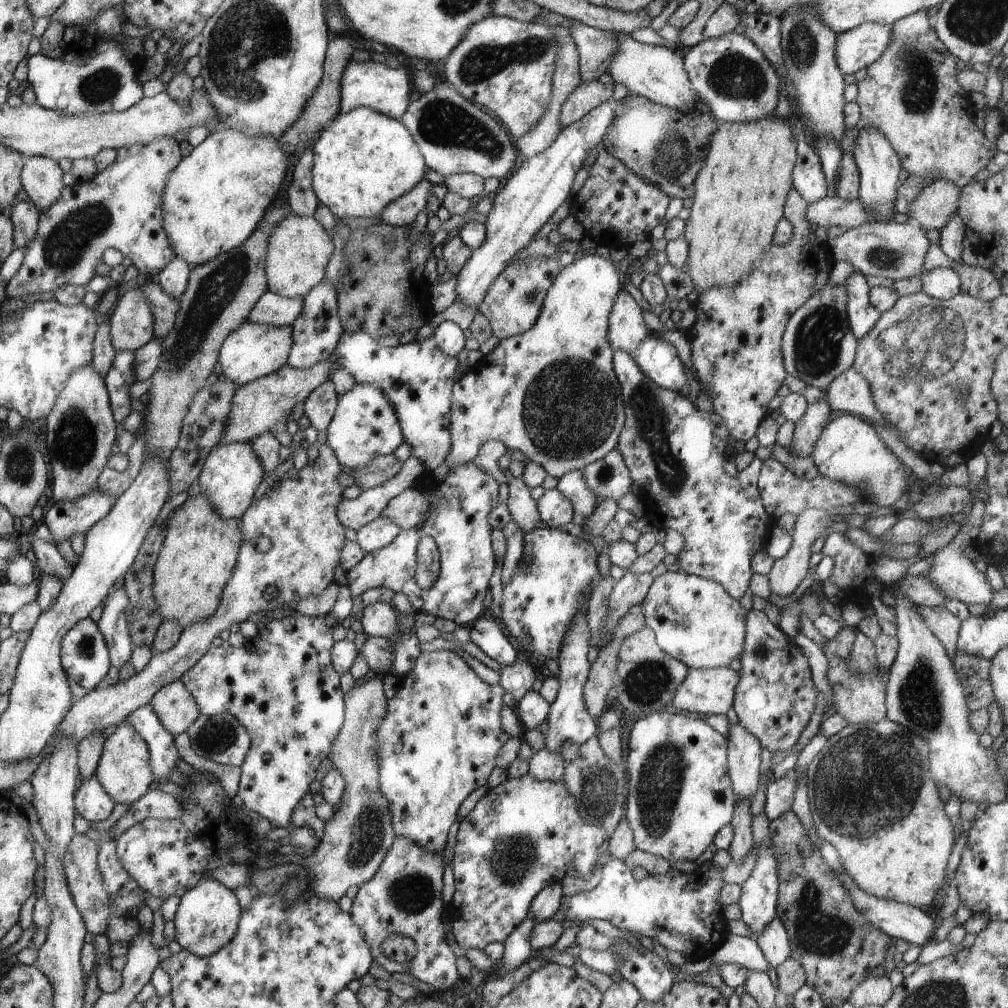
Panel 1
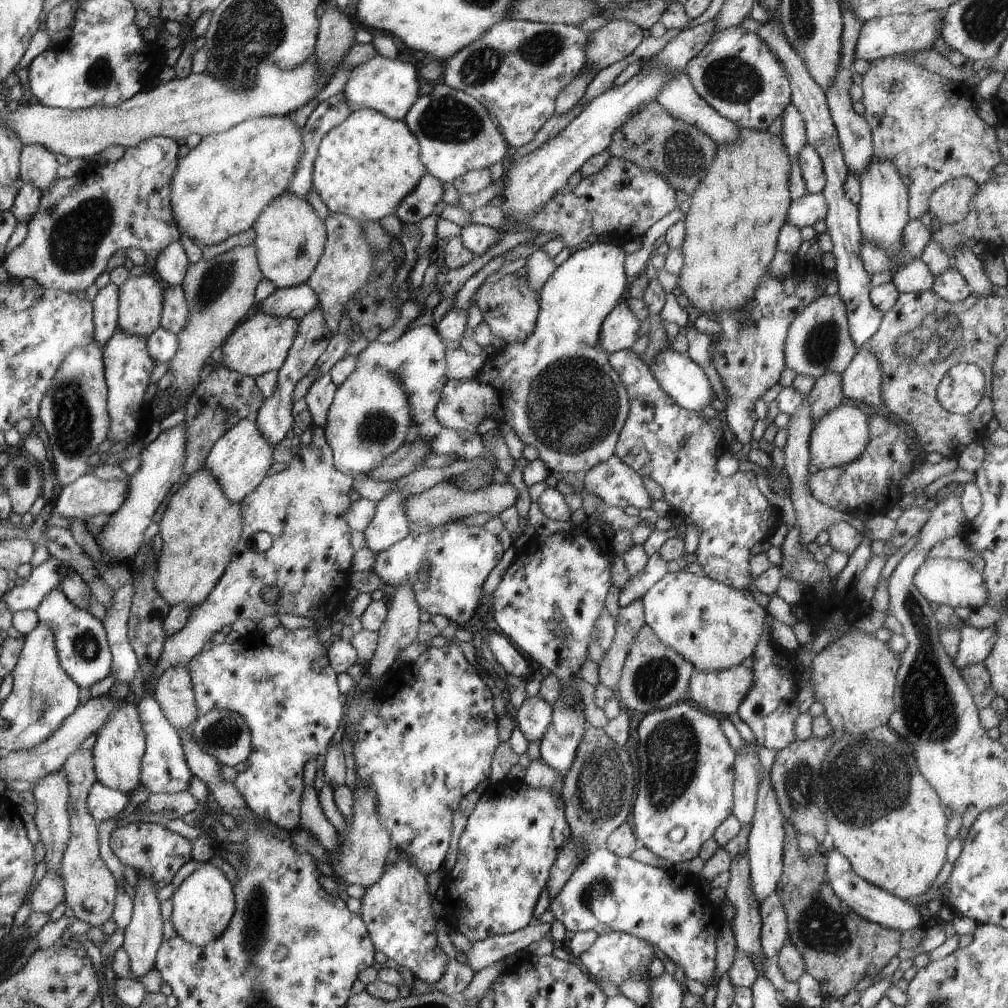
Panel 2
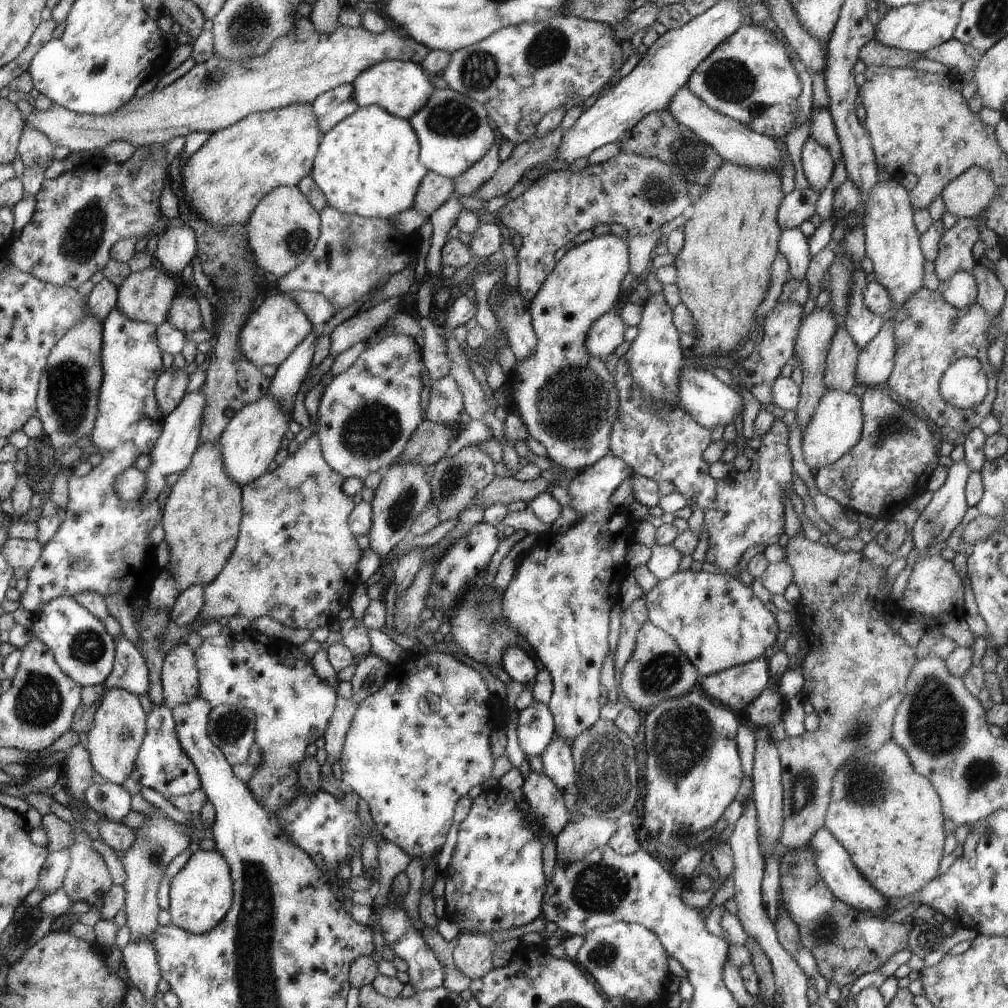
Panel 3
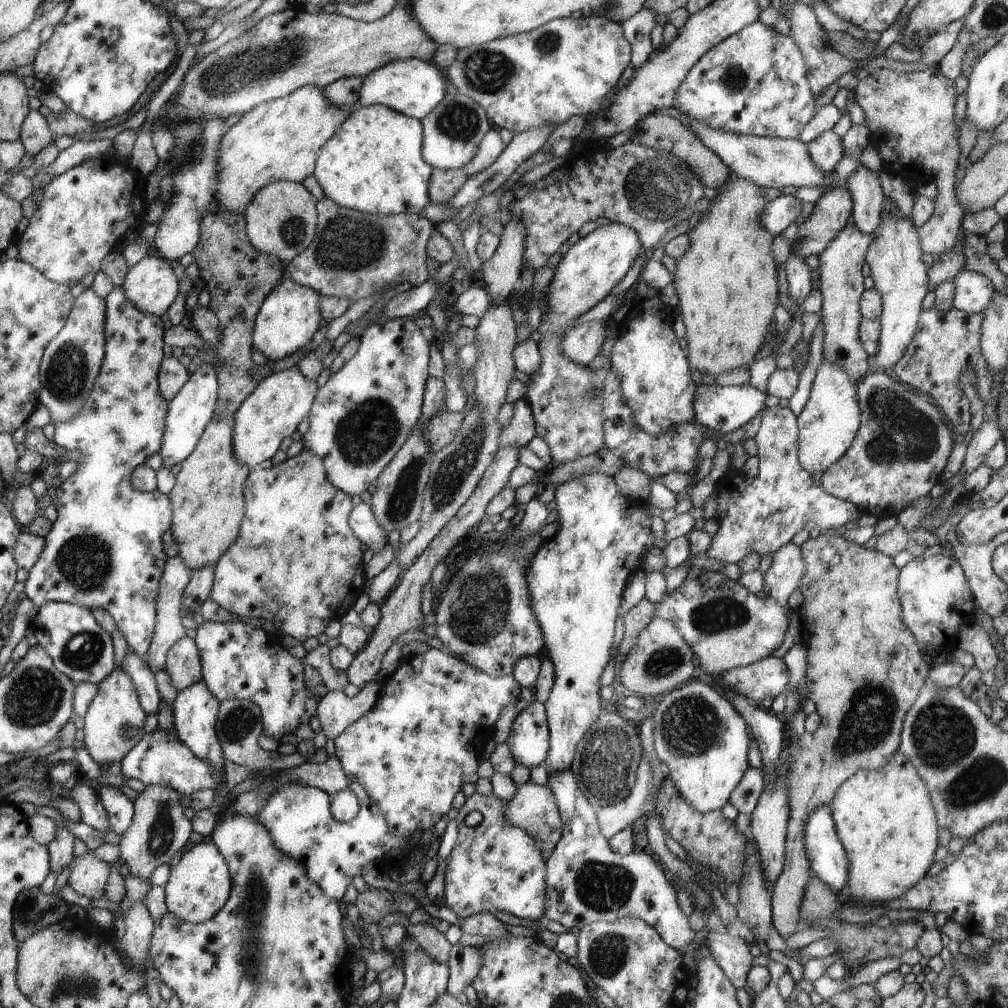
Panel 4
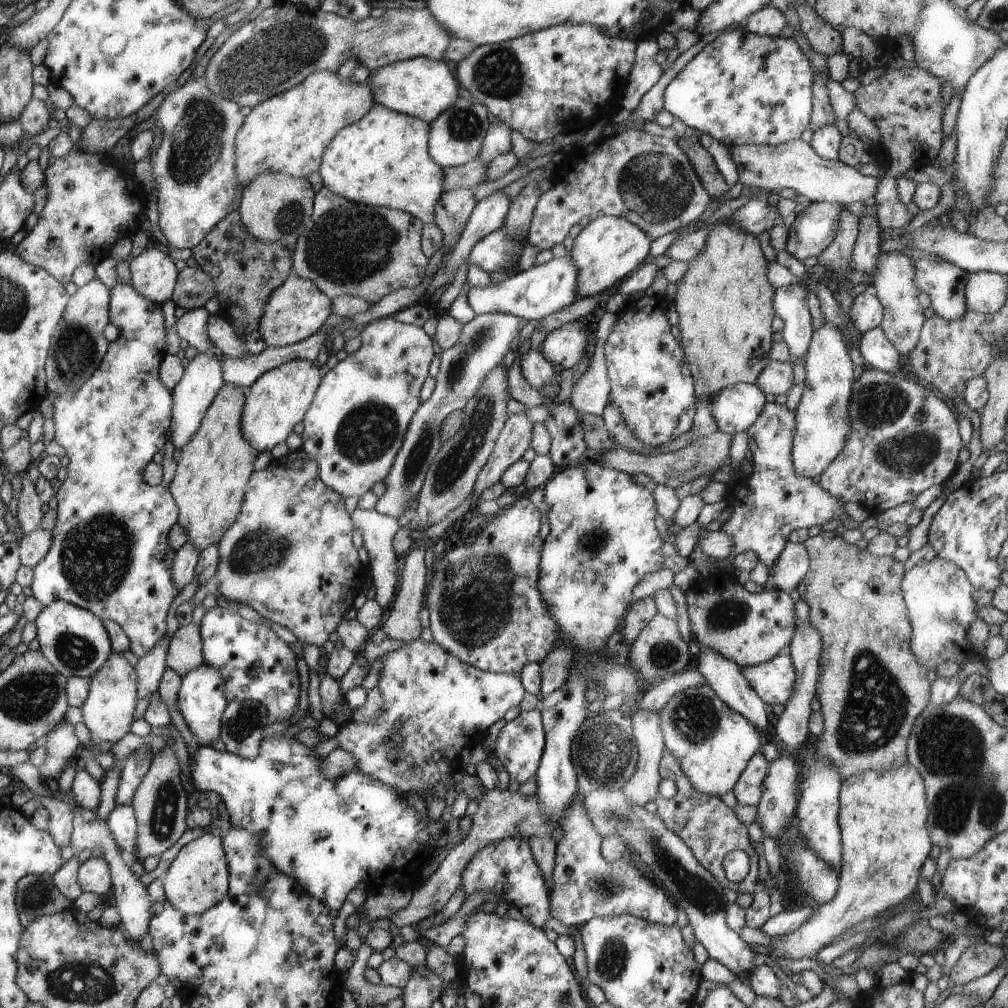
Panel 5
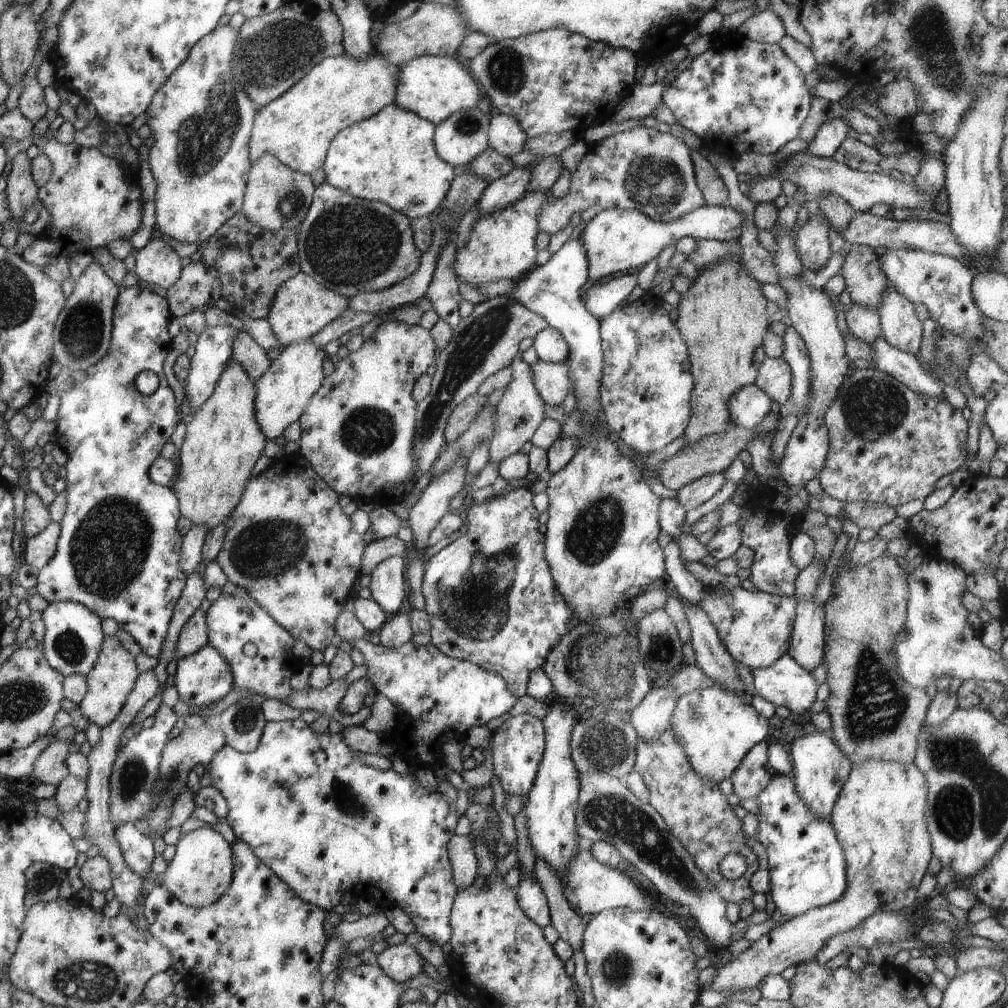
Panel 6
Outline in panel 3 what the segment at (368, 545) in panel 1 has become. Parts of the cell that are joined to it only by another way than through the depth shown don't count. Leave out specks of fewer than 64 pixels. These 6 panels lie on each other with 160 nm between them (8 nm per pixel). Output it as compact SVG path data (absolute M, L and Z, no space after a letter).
M412 463L392 464L383 471L382 479L375 489L371 507L373 523L368 531L369 547L375 550L383 559L406 535L410 535L411 526L420 512L432 501L431 483L427 477L427 469L422 465Z

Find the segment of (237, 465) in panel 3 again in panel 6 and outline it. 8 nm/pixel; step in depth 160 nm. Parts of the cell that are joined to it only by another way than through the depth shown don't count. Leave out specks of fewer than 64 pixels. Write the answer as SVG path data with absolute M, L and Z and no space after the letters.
M300 340L288 346L283 346L280 356L276 360L272 361L272 364L262 378L258 378L255 381L256 386L256 420L259 421L260 429L263 430L264 436L267 440L276 440L282 436L282 432L292 424L296 423L303 416L303 413L307 411L308 404L311 403L312 396L323 387L322 380L324 379L324 370L322 370L322 364L327 357L325 348L316 348L316 342L312 344L312 340Z

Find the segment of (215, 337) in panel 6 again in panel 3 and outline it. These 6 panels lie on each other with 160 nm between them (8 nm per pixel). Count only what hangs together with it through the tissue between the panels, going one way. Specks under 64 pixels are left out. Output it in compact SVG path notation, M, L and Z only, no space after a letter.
M201 388L192 394L184 397L180 404L168 415L163 421L163 432L159 436L158 442L152 447L149 452L150 466L144 471L147 478L147 487L140 504L149 505L156 501L160 492L164 490L166 478L170 474L182 474L191 464L195 452L200 447L200 431L203 424L203 410L207 404L207 397L203 395Z

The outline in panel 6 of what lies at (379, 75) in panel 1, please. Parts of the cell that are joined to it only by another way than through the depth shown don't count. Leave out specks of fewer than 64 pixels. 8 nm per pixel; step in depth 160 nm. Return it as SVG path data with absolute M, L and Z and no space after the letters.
M423 55L400 68L402 74L396 86L395 104L431 121L435 126L462 109L476 108L484 96L472 72L466 70L457 57Z

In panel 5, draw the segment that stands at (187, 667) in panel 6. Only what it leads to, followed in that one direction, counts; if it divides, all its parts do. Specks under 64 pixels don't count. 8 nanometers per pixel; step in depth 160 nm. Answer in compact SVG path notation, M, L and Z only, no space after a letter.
M206 664L191 670L187 675L181 677L181 687L177 700L178 708L182 713L184 722L194 734L194 738L197 738L200 747L212 747L212 744L214 744L221 735L223 712L226 710L228 702L226 693L223 689L225 686L225 680L220 672Z

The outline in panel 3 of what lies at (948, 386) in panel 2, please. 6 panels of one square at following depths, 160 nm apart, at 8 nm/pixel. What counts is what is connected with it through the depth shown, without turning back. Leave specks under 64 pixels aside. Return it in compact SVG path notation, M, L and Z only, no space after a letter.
M960 357L946 369L939 382L941 397L953 407L968 410L987 395L987 374L974 357Z

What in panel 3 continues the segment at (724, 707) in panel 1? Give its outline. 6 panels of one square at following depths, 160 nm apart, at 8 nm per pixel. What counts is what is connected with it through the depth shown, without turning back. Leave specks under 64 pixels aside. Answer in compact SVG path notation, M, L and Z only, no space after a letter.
M763 657L700 677L697 689L730 710L743 711L770 682L769 660Z

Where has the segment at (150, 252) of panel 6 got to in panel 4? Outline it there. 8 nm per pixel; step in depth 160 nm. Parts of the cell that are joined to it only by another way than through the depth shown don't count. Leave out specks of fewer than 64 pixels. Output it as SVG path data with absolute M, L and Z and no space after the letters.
M151 253L130 267L121 288L136 308L160 318L178 296L178 280L172 266Z

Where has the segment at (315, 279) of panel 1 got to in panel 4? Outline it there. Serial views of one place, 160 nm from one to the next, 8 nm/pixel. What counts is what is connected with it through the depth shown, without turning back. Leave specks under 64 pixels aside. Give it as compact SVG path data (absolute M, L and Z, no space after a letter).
M273 181L260 188L244 210L247 237L259 252L268 256L278 256L282 263L288 264L315 241L316 220L319 220L317 207L312 194L302 183Z

